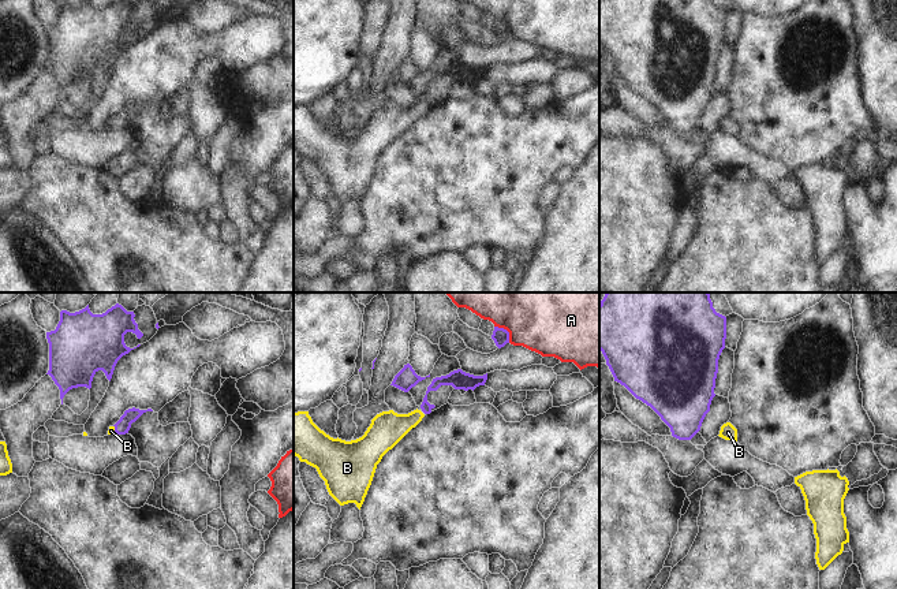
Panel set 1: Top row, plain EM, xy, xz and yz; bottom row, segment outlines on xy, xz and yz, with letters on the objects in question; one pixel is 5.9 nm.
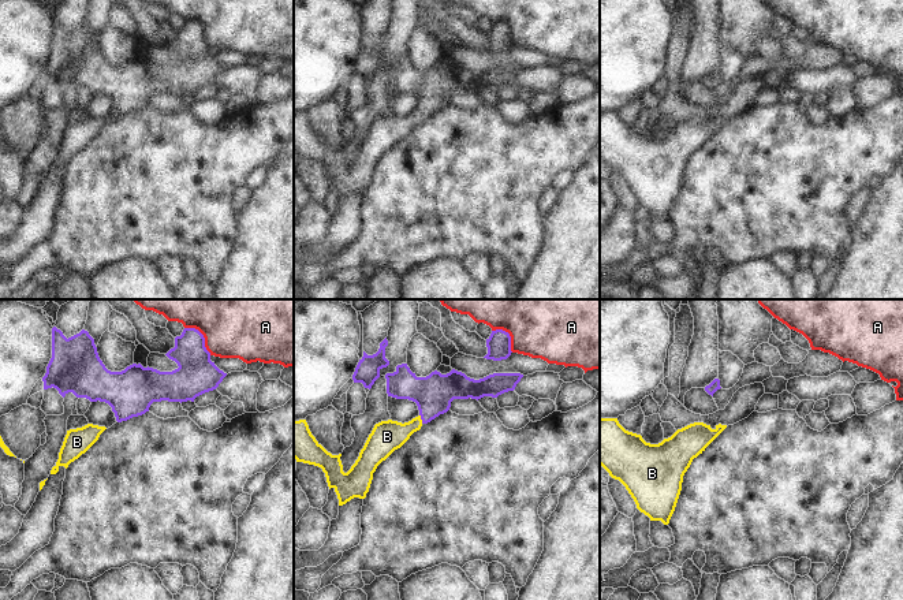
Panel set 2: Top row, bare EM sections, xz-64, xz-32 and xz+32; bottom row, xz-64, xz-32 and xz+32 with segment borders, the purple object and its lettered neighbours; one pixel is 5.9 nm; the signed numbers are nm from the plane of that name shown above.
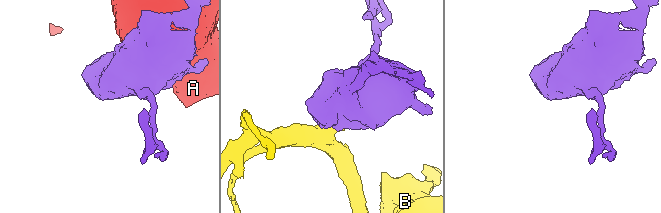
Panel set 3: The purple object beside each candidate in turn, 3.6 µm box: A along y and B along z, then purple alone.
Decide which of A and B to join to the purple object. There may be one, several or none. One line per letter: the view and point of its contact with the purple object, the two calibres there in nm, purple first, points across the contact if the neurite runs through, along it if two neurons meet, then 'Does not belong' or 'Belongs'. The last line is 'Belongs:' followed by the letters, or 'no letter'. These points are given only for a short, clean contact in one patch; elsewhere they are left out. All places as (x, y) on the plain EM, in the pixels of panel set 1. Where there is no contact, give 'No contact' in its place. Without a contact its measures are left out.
A: Touches purple at xz (507, 25). Thickness 100 nm (purple) against 300 nm. Does not belong
B: Touches purple at xy (115, 123). Thickness 90 nm (purple) against 40 nm. Path across: xy (122, 120), (115, 123), (111, 125). Belongs
Belongs: B.

